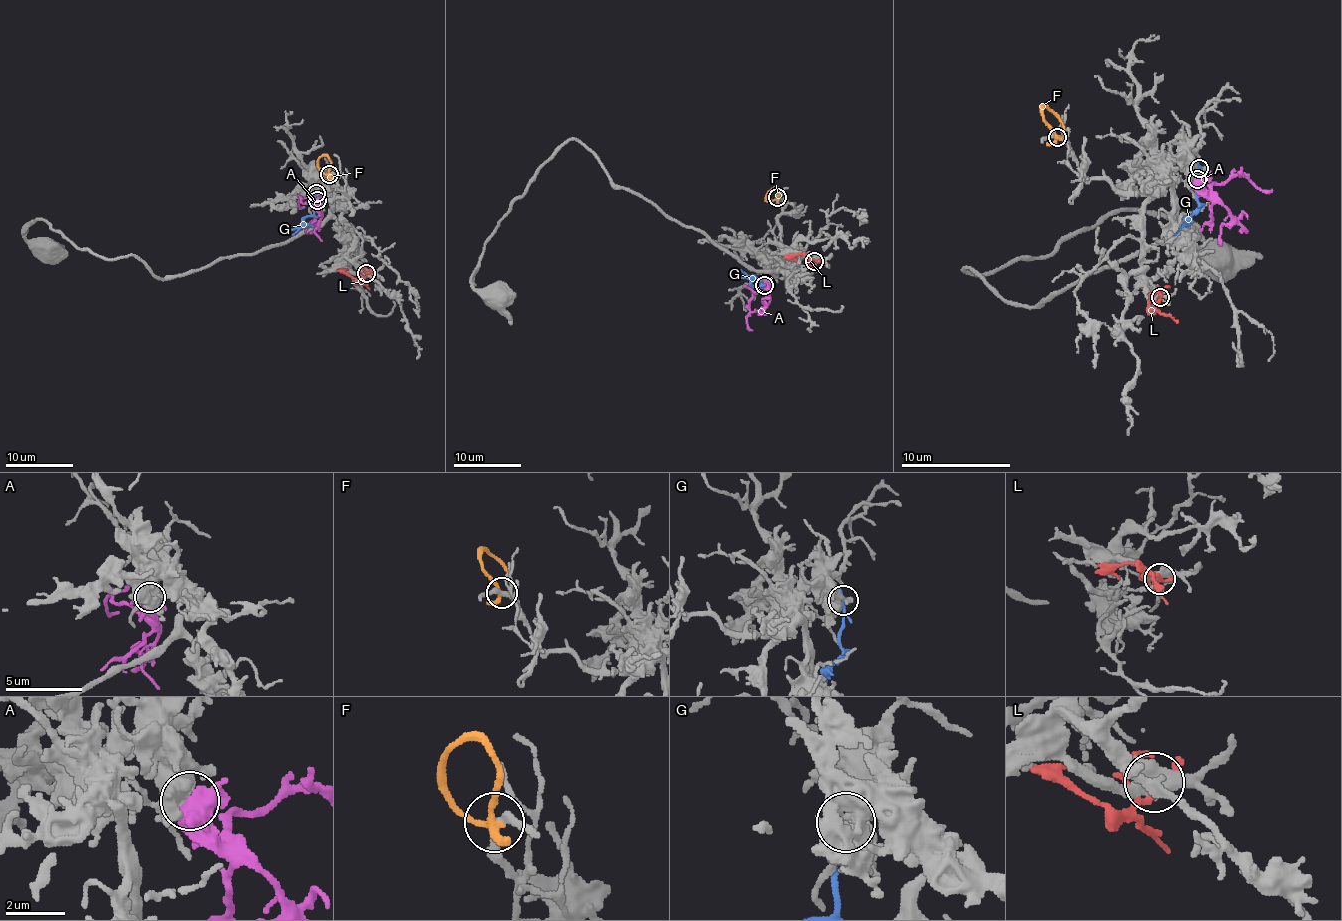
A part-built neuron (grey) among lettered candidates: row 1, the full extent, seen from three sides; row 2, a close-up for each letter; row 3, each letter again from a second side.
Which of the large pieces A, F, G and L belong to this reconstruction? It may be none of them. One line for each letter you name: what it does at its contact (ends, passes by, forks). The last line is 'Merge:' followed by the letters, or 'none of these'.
A: it forks there
Merge: A

